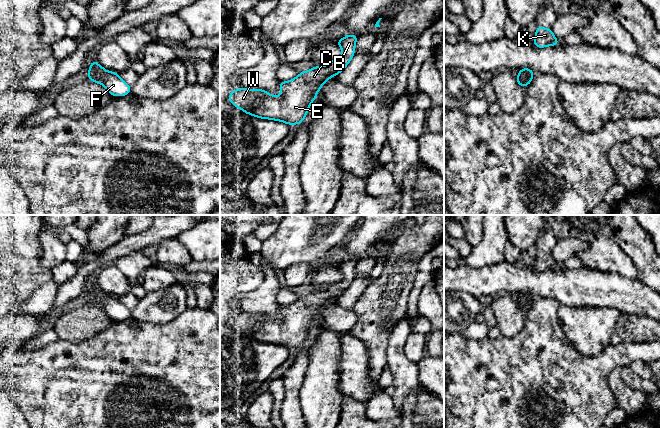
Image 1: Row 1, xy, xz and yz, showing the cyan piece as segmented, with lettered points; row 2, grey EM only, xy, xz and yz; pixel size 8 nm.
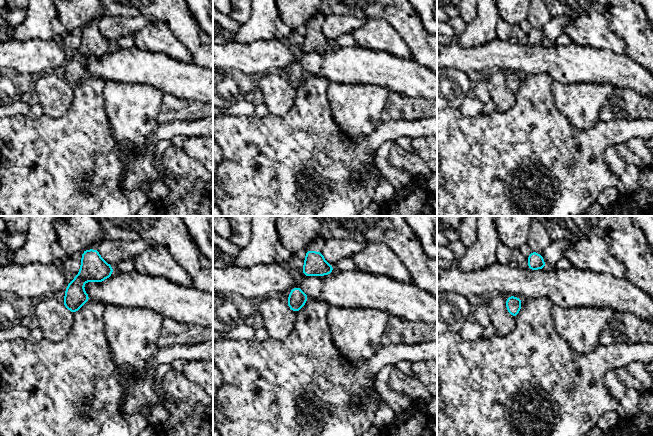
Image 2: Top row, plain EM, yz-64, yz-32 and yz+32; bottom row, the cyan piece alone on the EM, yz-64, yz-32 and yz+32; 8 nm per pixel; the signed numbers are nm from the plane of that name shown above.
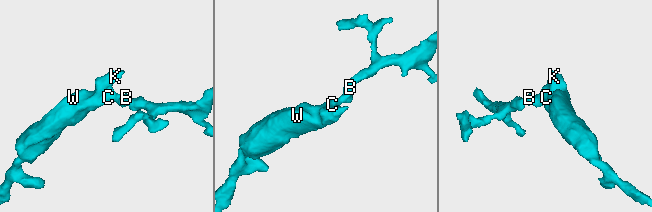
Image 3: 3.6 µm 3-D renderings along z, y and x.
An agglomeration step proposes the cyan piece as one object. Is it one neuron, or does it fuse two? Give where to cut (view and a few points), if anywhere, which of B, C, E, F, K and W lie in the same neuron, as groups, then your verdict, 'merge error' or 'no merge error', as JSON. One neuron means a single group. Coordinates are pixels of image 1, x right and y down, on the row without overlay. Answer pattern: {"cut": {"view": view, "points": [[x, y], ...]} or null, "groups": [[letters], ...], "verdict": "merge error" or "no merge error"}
{"cut": null, "groups": [["B", "C", "E", "F", "K", "W"]], "verdict": "no merge error"}

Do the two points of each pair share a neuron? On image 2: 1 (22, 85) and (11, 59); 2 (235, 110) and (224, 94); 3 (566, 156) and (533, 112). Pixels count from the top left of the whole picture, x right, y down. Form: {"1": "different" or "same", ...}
{"1": "different", "2": "different", "3": "same"}

